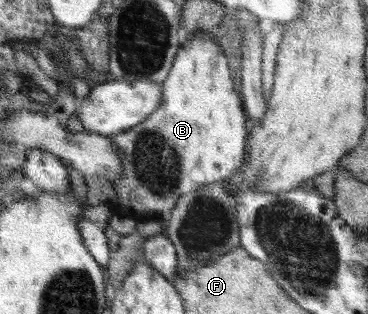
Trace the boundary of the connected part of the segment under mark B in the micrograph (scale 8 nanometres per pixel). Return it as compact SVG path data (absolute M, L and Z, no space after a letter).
M200 30L181 45L173 65L161 84L159 108L127 132L112 136L123 158L123 176L110 184L115 189L117 202L108 206L113 214L129 215L138 220L154 218L175 208L180 197L195 192L200 186L228 180L244 161L250 127L240 95L235 91L226 54L214 41L215 31Z

